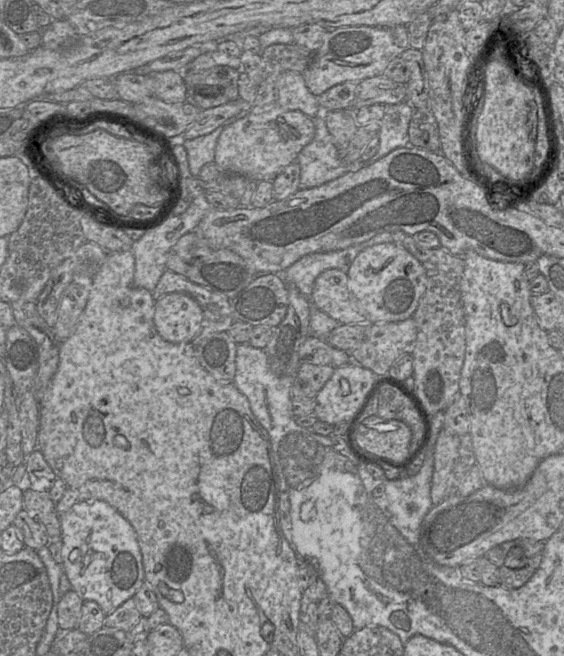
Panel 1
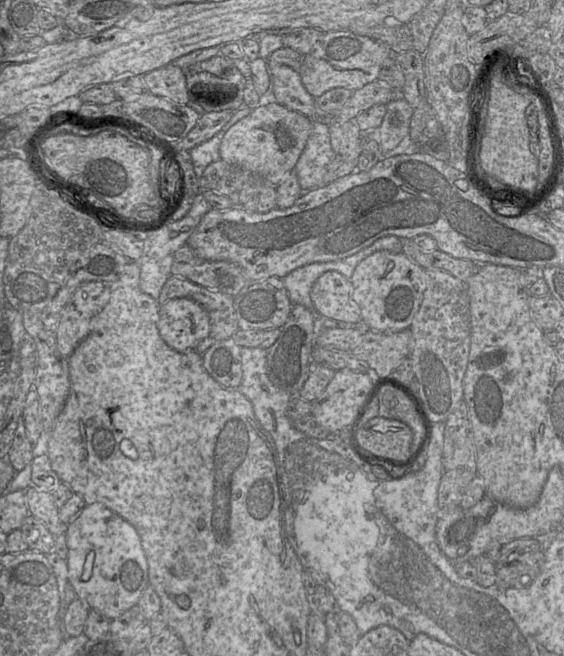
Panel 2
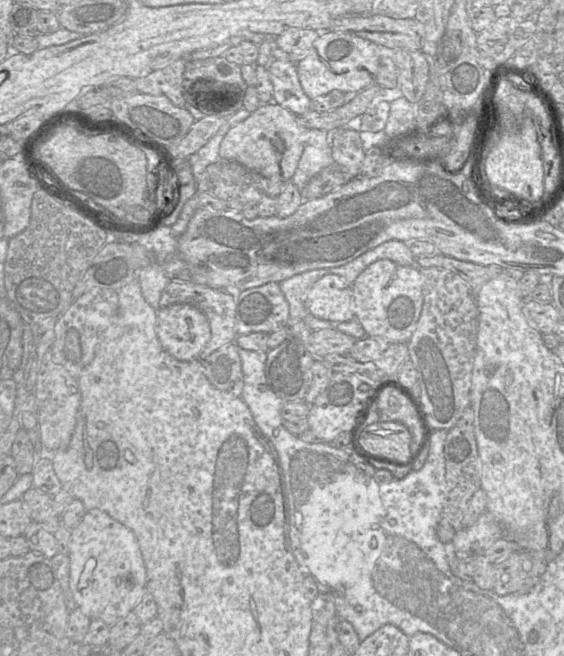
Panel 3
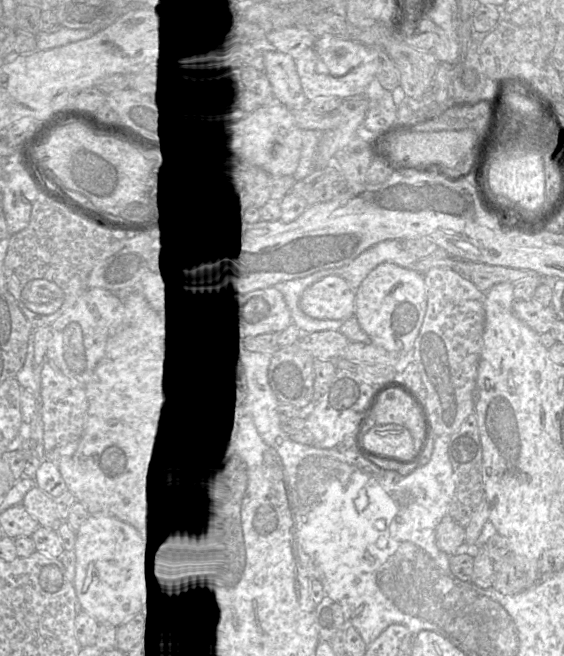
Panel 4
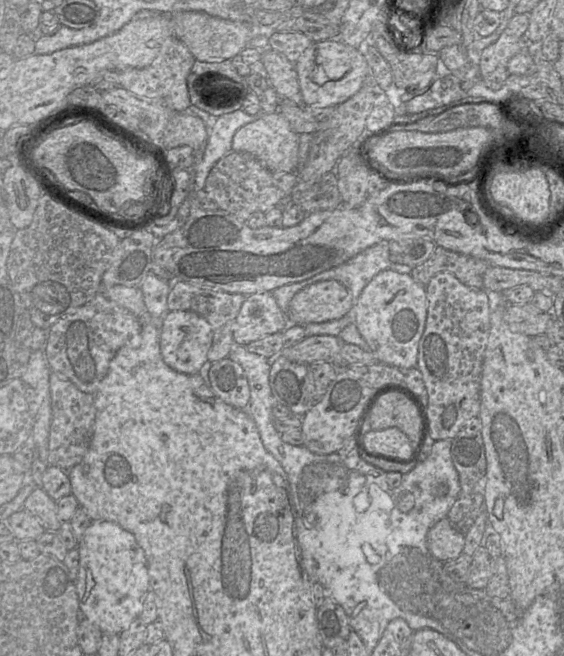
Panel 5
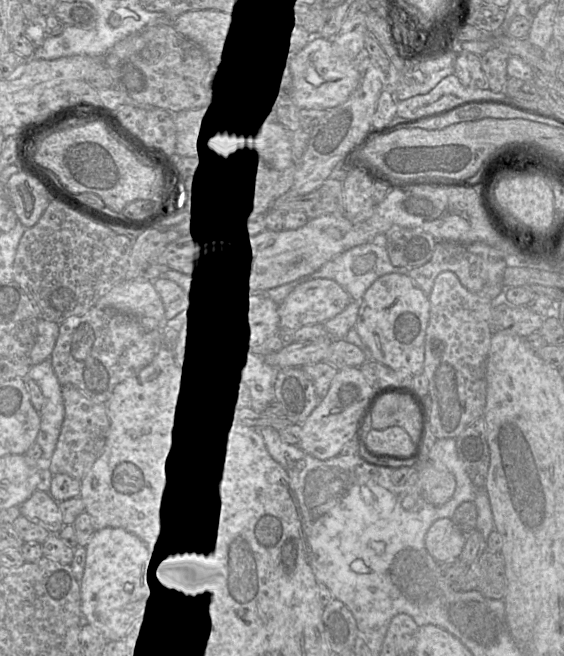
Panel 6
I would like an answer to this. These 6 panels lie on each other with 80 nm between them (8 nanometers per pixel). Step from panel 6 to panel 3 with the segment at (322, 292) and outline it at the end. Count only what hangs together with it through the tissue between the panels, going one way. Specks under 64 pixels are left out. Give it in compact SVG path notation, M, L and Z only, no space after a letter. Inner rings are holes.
M327 274L315 281L306 293L306 307L316 318L332 323L355 319L351 285L335 274Z

